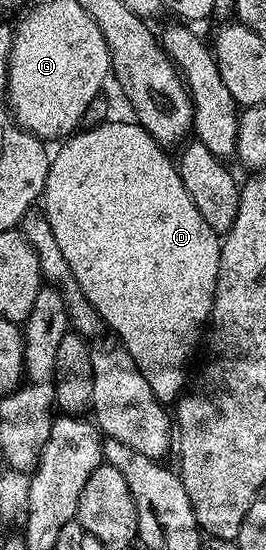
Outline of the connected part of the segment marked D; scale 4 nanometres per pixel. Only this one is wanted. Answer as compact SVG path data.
M107 119L102 122L101 125L92 125L83 128L81 131L75 132L73 135L65 138L61 142L62 145L51 156L50 170L48 171L48 179L46 180L46 192L44 194L44 212L48 223L52 227L52 235L56 235L56 243L60 246L60 252L64 254L64 259L68 259L68 267L72 267L72 275L76 275L76 283L82 288L82 293L88 299L88 303L92 303L92 307L96 307L96 311L102 317L102 324L107 330L110 329L115 333L117 340L120 342L123 349L128 350L132 355L132 359L136 363L136 367L140 371L140 375L144 375L144 379L148 379L148 387L152 387L152 395L156 395L156 399L163 403L177 402L178 398L182 396L184 390L188 385L188 377L186 381L186 364L190 361L190 356L194 353L194 348L199 348L200 342L204 337L204 330L207 328L210 312L214 306L214 296L216 295L216 279L218 278L218 272L220 271L220 251L222 250L222 243L220 240L220 234L216 231L212 231L212 227L208 227L208 223L204 223L204 215L200 215L200 211L196 211L196 203L192 203L192 195L188 195L188 191L184 187L184 183L180 179L178 174L177 164L169 157L167 150L163 146L159 145L156 139L152 139L152 135L147 129L142 128L141 125L135 123L133 120L127 119L127 121L114 121L115 119Z

